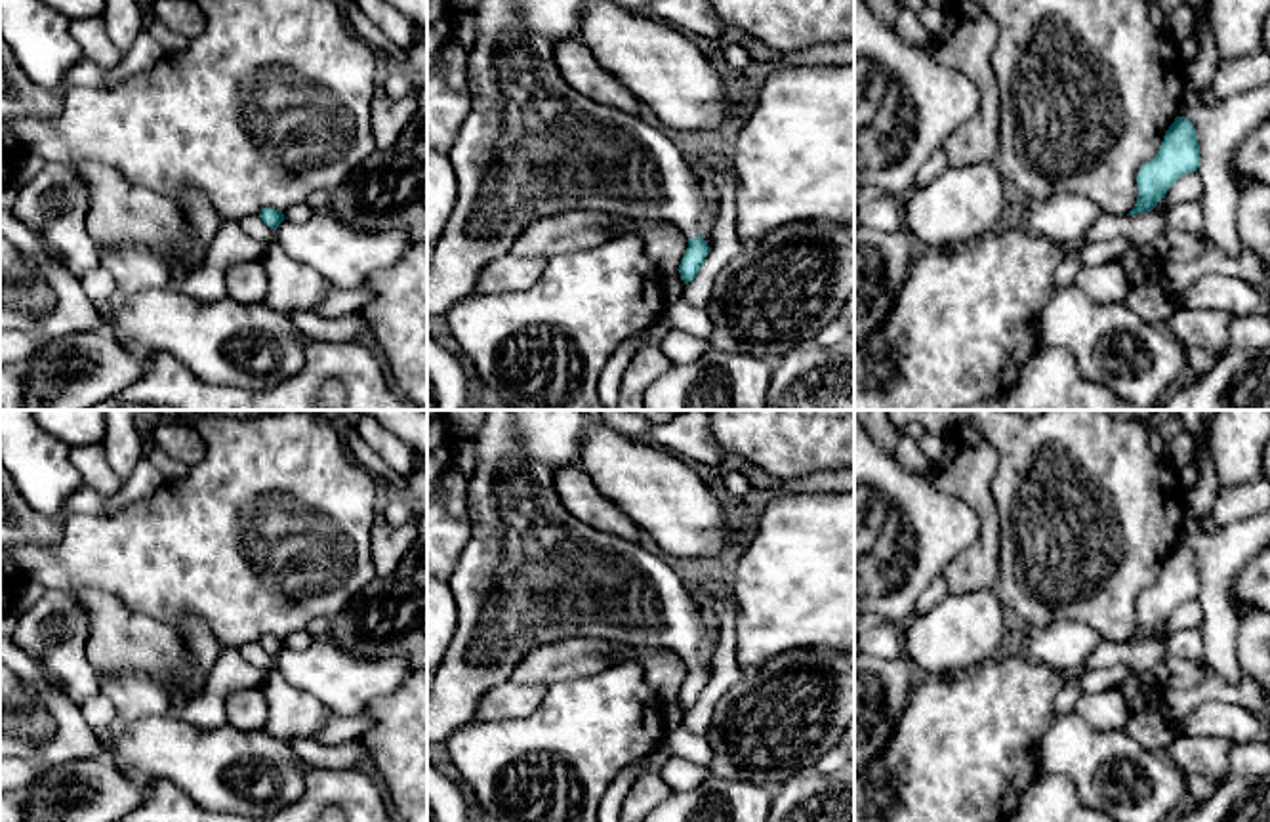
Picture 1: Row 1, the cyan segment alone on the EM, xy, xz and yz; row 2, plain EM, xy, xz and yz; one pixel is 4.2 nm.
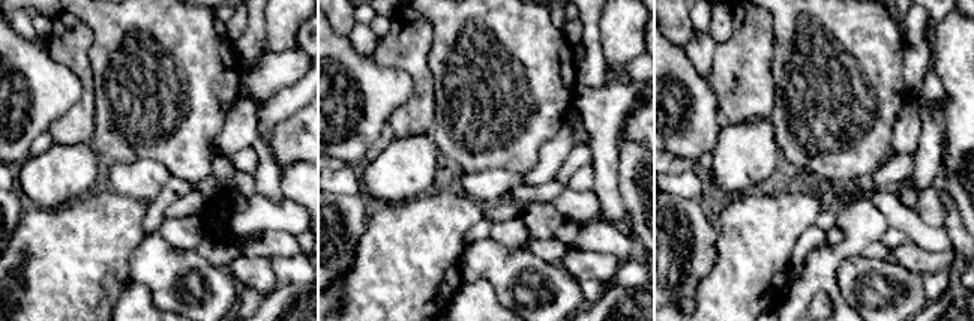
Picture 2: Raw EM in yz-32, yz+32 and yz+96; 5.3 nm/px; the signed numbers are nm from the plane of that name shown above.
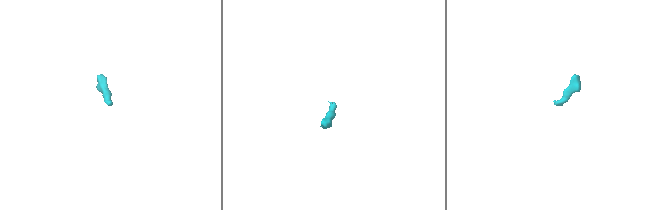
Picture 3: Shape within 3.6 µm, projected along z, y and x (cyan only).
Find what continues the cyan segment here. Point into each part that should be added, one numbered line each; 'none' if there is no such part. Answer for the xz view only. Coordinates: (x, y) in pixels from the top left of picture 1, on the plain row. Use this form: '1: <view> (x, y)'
1: xz (531, 575)

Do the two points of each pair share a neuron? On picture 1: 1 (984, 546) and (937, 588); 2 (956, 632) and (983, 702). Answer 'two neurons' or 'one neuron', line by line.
1: two neurons
2: two neurons

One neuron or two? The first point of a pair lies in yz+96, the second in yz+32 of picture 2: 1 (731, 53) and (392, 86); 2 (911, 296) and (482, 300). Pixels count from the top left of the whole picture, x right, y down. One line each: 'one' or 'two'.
1: two
2: two

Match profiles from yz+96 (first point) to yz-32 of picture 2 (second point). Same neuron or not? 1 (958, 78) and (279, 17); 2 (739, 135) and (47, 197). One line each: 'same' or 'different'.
1: same
2: same

